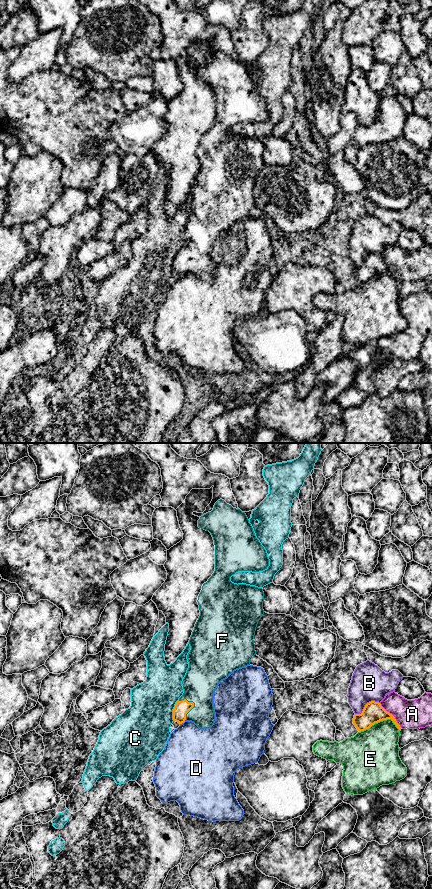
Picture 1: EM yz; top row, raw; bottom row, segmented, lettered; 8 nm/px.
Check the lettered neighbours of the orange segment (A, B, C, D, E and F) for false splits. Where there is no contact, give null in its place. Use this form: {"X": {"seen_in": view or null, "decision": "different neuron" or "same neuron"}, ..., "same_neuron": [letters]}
{"A": {"seen_in": "yz", "decision": "different neuron"}, "B": {"seen_in": "yz", "decision": "different neuron"}, "C": {"seen_in": "yz", "decision": "different neuron"}, "D": {"seen_in": "yz", "decision": "different neuron"}, "E": {"seen_in": "yz", "decision": "different neuron"}, "F": {"seen_in": "yz", "decision": "same neuron"}, "same_neuron": ["F"]}

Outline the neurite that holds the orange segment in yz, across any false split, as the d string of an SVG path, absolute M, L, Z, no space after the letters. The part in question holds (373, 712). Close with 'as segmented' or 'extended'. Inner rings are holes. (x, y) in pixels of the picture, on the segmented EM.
M371 701L367 703L361 714L355 714L353 724L359 732L369 729L375 723L391 719L396 727L401 731L400 725L395 717L387 712L379 702Z | as segmented

